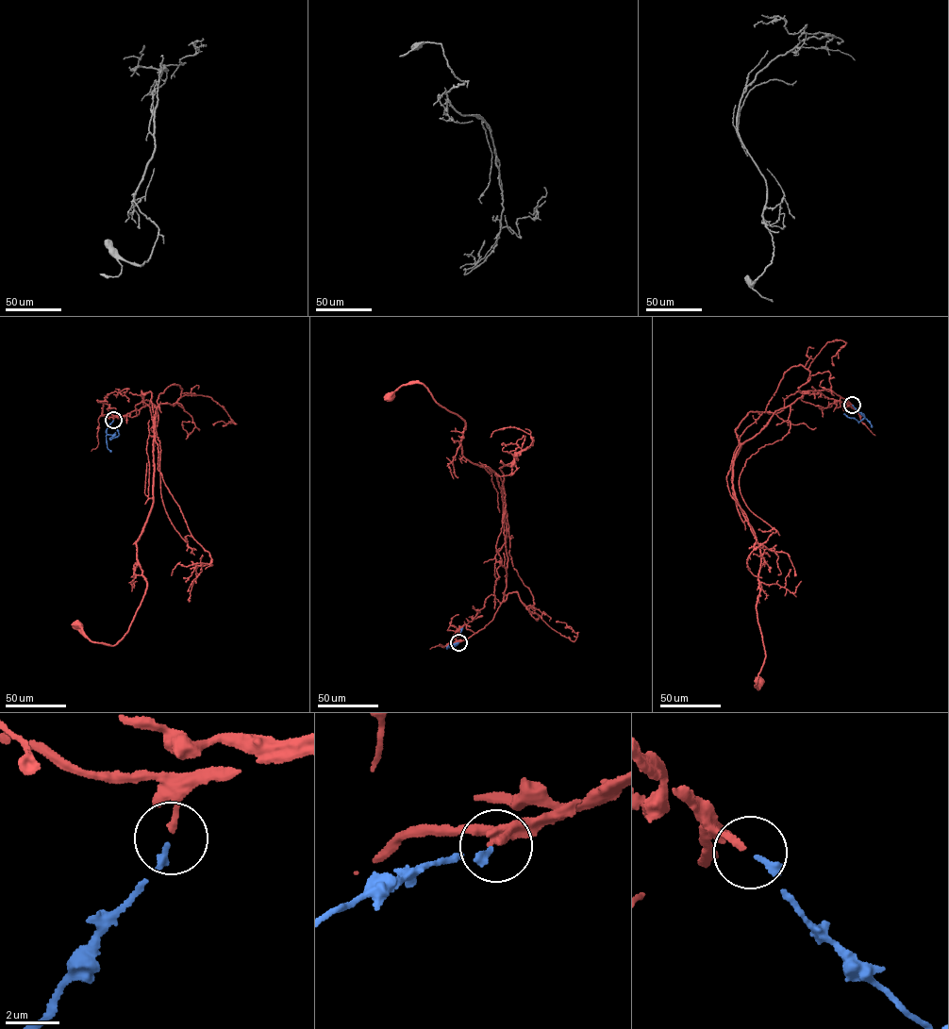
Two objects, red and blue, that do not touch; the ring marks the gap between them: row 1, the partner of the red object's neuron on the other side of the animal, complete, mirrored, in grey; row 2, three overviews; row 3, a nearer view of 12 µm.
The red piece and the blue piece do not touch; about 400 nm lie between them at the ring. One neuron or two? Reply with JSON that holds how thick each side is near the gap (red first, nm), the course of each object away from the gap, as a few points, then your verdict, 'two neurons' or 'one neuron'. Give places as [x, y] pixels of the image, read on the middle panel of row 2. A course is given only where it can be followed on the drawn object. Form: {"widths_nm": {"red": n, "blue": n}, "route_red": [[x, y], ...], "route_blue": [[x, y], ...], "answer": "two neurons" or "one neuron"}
{"widths_nm": {"red": 240, "blue": 240}, "route_red": [[459, 642], [503, 600], [501, 489], [493, 471], [462, 455], [464, 420], [426, 387], [391, 397]], "route_blue": [[458, 642], [449, 647], [457, 644], [451, 644], [452, 638], [463, 628]], "answer": "one neuron"}

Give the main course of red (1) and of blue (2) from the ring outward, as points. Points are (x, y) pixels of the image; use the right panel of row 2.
1: (852, 405), (807, 392), (736, 454), (733, 489), (759, 548), (758, 679)
2: (852, 405), (863, 413), (861, 413), (864, 418), (858, 422), (843, 413)

